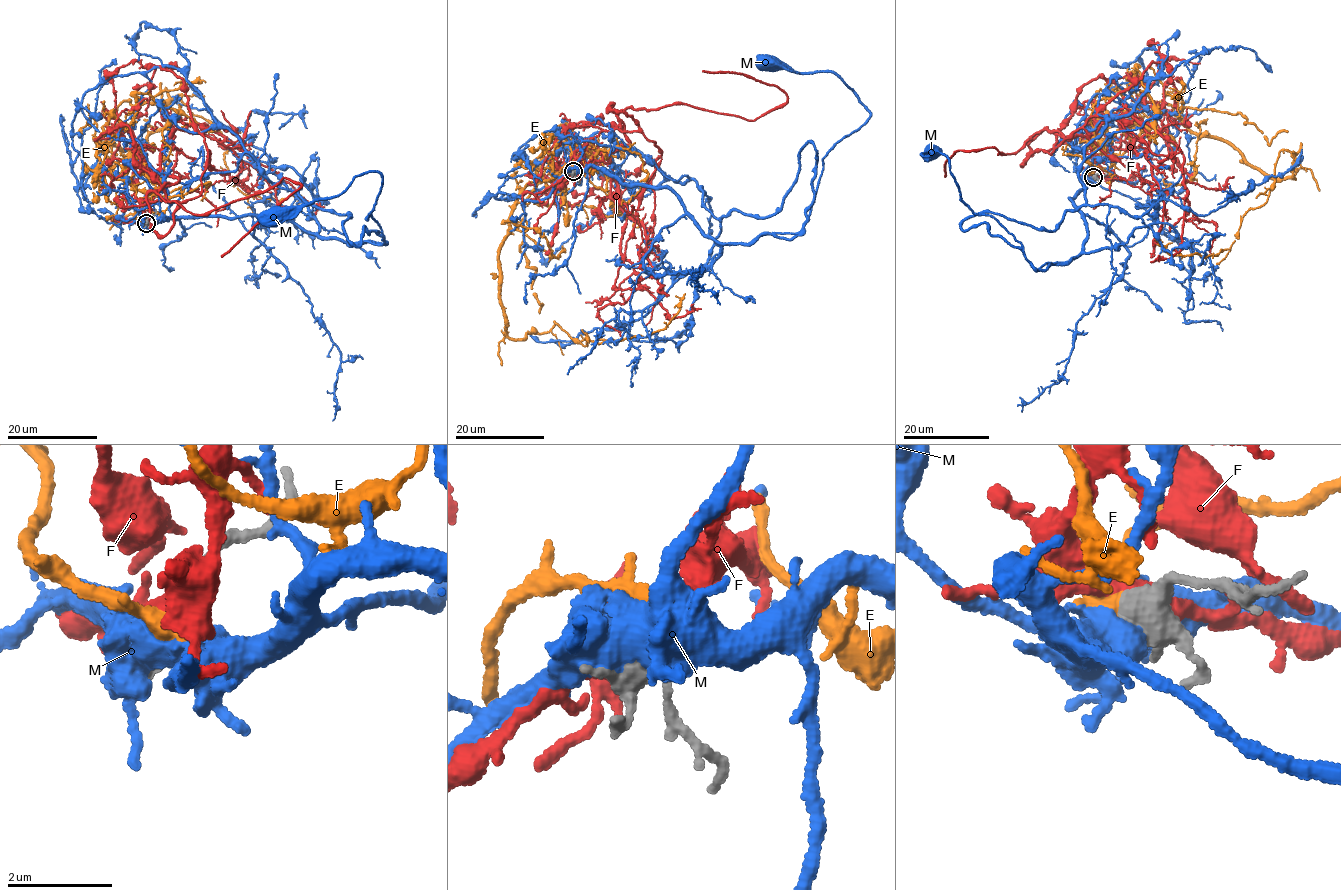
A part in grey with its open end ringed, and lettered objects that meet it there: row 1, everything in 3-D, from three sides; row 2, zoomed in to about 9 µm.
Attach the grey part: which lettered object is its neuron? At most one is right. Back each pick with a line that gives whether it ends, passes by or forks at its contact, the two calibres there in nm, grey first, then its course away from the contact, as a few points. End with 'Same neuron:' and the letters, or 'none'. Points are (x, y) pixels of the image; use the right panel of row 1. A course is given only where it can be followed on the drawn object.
E: it ends | 360/550 nm | via (1092, 176), (1160, 101), (1267, 175), (1294, 178), (1296, 154), (1279, 154), (1230, 248), (1175, 255), (1160, 239)
Same neuron: E

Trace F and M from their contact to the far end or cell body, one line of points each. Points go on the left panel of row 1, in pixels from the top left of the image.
F: (146, 221), (137, 199), (165, 198), (161, 189), (165, 201), (206, 215), (287, 178), (301, 185), (221, 256)
M: (146, 223), (258, 214), (381, 244), (365, 219), (381, 174), (271, 216)

